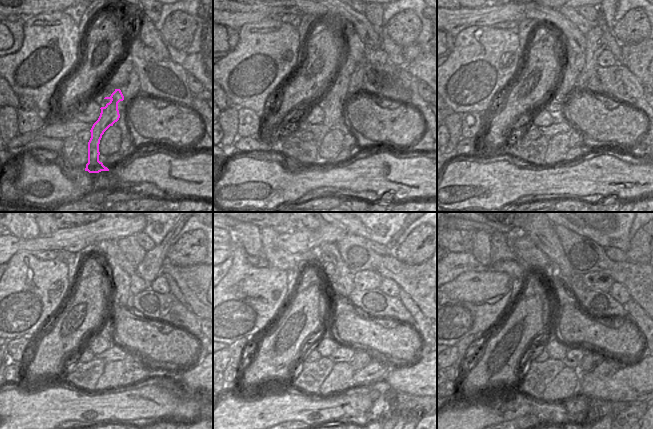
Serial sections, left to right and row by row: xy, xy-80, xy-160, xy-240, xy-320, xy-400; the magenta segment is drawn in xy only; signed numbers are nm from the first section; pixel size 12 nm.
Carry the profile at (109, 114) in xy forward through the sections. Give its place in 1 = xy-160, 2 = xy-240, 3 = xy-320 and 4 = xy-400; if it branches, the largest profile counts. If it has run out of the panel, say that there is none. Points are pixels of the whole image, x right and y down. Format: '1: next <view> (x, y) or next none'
1: next xy-160 (556, 106)
2: next xy-240 (121, 297)
3: next xy-320 (340, 278)
4: next xy-400 (542, 233)

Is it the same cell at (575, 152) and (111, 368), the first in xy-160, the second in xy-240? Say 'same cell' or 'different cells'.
different cells

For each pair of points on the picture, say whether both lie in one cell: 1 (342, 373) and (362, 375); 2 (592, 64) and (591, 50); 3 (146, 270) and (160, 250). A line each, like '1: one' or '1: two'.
1: two
2: one
3: one

